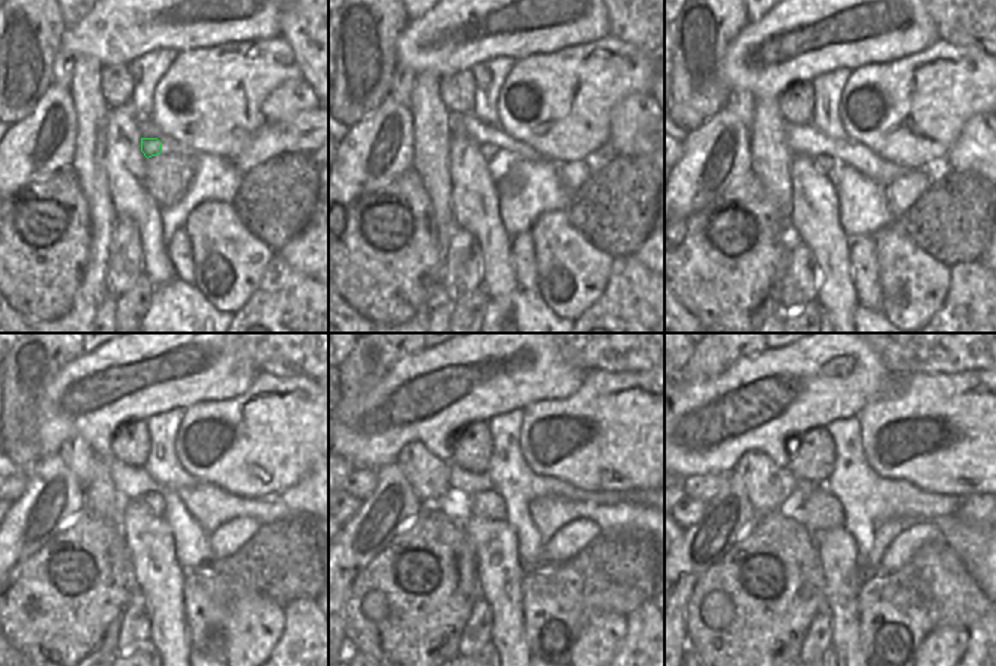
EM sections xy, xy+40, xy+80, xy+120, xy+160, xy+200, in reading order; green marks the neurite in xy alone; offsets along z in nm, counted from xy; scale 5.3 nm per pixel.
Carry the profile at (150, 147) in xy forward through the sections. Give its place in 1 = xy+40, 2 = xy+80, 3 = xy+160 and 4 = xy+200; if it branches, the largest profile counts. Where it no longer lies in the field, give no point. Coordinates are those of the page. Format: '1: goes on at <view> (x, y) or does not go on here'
1: goes on at xy+40 (495, 159)
2: goes on at xy+80 (825, 164)
3: goes on at xy+160 (489, 504)
4: goes on at xy+200 (816, 509)

